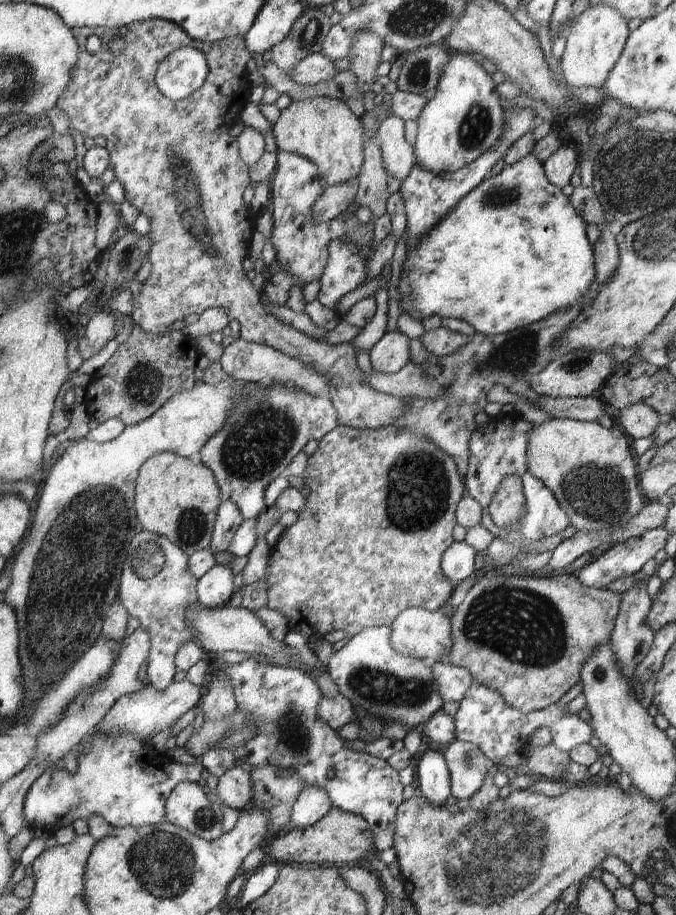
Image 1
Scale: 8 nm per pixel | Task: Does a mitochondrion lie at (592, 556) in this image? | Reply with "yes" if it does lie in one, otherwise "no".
no

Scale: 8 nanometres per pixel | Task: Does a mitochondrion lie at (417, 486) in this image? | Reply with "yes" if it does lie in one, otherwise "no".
yes

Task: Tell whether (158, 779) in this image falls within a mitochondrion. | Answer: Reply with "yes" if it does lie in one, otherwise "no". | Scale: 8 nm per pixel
no

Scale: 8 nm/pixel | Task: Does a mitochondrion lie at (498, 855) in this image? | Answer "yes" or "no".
yes

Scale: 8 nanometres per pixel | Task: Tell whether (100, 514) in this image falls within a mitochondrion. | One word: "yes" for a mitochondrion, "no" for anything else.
yes

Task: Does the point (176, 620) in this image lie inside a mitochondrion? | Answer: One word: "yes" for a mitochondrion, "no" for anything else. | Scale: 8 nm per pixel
no

